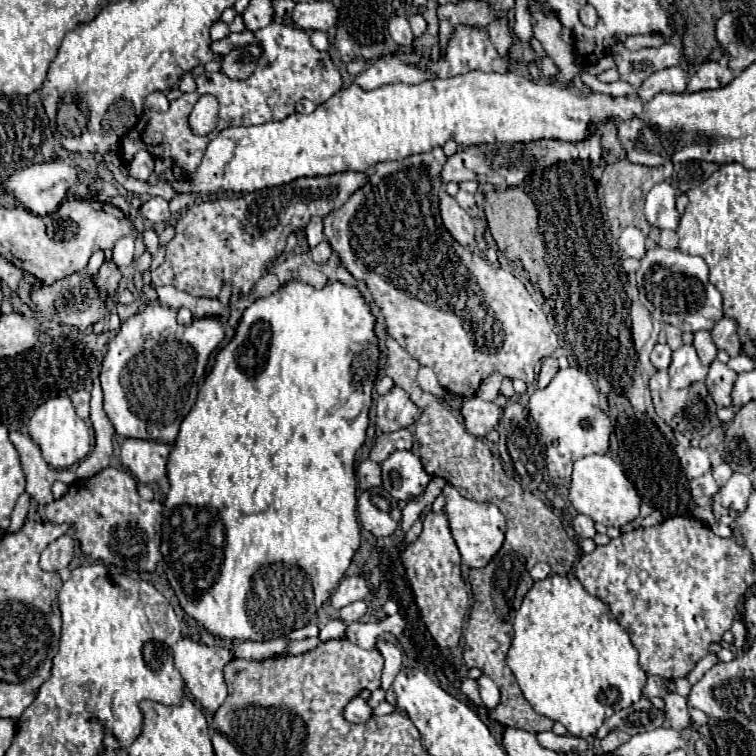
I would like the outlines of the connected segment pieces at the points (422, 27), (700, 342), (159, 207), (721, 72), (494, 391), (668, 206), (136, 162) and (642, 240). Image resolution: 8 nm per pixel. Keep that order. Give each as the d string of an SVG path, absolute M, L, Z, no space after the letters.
M420 13L410 15L408 21L410 21L410 25L412 25L412 33L414 33L414 37L420 37L420 35L426 33L426 21L424 21L424 17L422 17Z
M696 331L694 333L694 347L696 347L698 357L704 365L710 365L716 359L716 345L712 341L710 331Z
M150 197L144 205L142 205L142 215L150 221L150 223L160 223L160 221L168 221L170 219L170 209L168 209L168 201L162 197Z
M708 61L708 63L702 63L702 67L690 77L686 91L692 93L692 91L704 91L704 89L718 89L728 85L732 79L734 75L728 69L728 65Z
M496 371L496 373L492 373L490 377L486 377L486 379L480 383L476 395L482 397L484 401L494 401L496 395L498 395L498 391L500 391L500 383L502 383L502 375Z
M668 181L656 183L646 195L644 211L648 223L658 229L676 229L680 215L674 207L674 201L676 201L676 189Z
M142 149L134 155L134 159L130 161L130 175L134 179L140 179L140 181L146 181L150 177L150 173L154 171L154 157Z
M626 227L620 237L618 237L618 245L620 245L620 253L622 257L634 257L634 259L642 259L646 253L646 235L638 229L638 227Z

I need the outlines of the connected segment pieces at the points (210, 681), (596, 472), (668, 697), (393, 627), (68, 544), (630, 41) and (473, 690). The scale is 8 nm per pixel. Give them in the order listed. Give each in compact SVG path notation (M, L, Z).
M180 639L174 645L174 665L180 671L186 689L194 695L194 699L208 711L208 713L216 713L218 707L224 703L226 695L228 695L228 687L224 681L224 665L232 659L230 651L226 647L208 647L208 645L200 645L194 643L190 639Z
M586 455L574 463L568 499L578 513L584 513L594 519L594 523L602 523L606 527L622 527L630 523L638 517L640 507L640 497L634 485L626 479L620 465L608 455Z
M668 691L668 693L662 697L662 701L664 701L666 717L668 717L668 721L670 721L670 725L672 725L674 729L682 729L682 731L684 731L686 727L692 725L692 719L690 719L688 709L686 709L686 697Z
M396 613L388 616L385 620L379 622L378 625L380 625L380 634L383 631L389 631L395 635L395 637L399 638L399 635L401 635L405 629L406 622L400 613Z
M62 535L58 537L54 543L50 543L40 557L40 565L46 571L60 571L64 567L68 567L68 563L74 557L74 547L76 541L70 535Z
M636 35L636 37L626 39L626 47L630 51L638 51L644 47L660 47L664 43L668 43L668 41L662 35Z
M466 679L464 683L462 683L462 691L468 695L468 699L474 703L474 705L478 705L480 707L480 693L478 693L478 683L474 681L474 679Z

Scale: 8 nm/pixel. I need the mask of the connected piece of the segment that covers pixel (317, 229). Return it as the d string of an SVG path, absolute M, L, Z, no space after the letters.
M312 217L308 227L306 227L306 237L308 237L308 245L310 247L316 247L324 235L322 235L322 219L320 217Z

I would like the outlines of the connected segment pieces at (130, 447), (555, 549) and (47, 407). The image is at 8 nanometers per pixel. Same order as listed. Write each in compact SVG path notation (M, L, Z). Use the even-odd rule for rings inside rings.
M132 439L122 443L120 459L140 483L156 483L166 477L170 445L156 439Z
M386 337L386 367L384 373L394 379L396 385L400 385L404 391L408 391L410 399L414 403L426 403L422 409L420 419L414 423L414 435L418 437L418 445L412 449L426 469L426 473L446 479L450 485L454 485L462 497L476 502L494 503L508 519L508 531L506 541L502 549L498 551L498 557L490 561L490 565L482 569L472 569L468 579L474 593L474 607L470 613L468 629L464 635L464 661L468 667L478 667L488 675L500 689L502 701L496 709L492 709L492 717L506 725L524 729L530 733L540 733L546 729L552 729L554 721L538 715L530 703L524 699L512 671L506 665L506 653L512 641L512 621L516 611L520 609L522 597L532 587L532 579L528 575L528 569L534 567L538 561L546 561L552 567L552 573L568 575L578 559L578 545L568 537L568 533L562 527L562 521L554 515L554 511L536 495L522 489L516 479L506 477L502 463L498 457L492 455L488 445L466 433L464 423L460 423L452 411L434 395L420 391L416 383L416 373L420 369L418 361L410 357L392 337ZM416 389L416 391L414 391ZM510 587L510 607L508 599L496 597L496 589ZM506 603L506 605L504 605Z
M54 397L40 405L28 421L28 433L32 441L42 449L42 455L48 465L56 469L66 469L90 453L90 429L78 417L70 397Z

